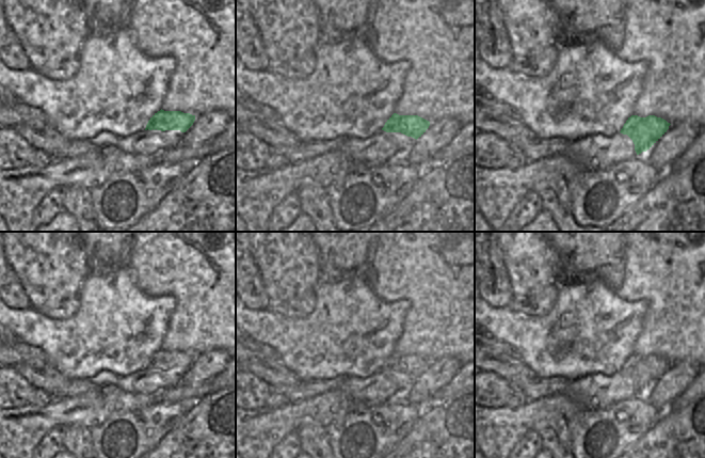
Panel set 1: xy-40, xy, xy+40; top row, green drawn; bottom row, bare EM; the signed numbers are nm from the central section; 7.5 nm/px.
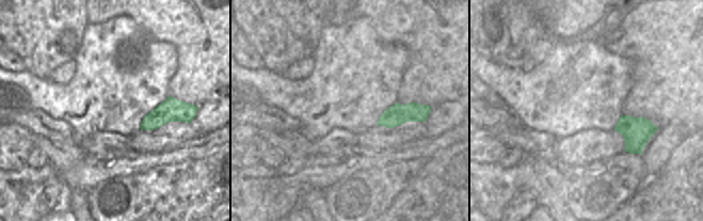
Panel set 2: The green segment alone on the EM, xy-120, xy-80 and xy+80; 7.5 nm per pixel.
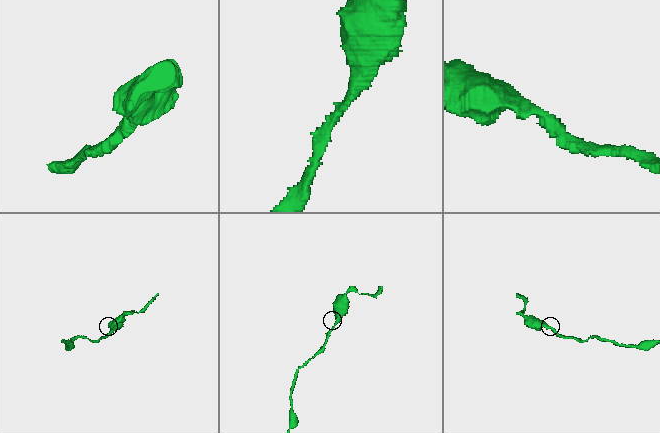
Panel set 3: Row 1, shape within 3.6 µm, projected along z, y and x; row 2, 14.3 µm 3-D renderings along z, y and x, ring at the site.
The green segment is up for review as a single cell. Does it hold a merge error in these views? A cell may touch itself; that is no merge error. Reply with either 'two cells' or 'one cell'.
one cell

